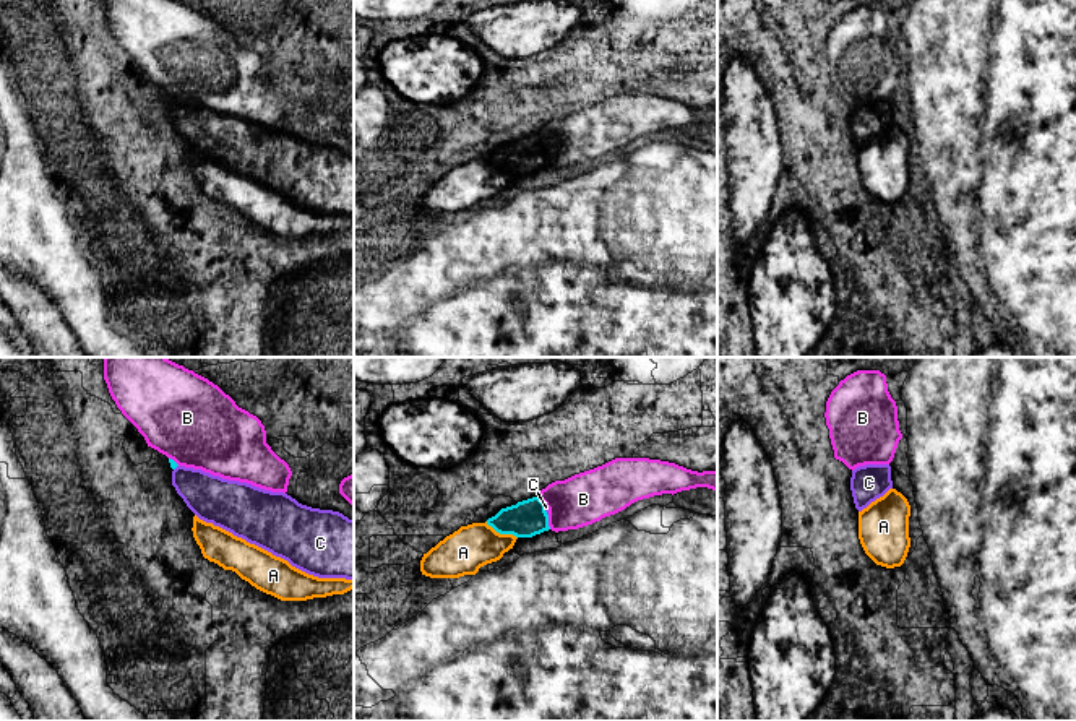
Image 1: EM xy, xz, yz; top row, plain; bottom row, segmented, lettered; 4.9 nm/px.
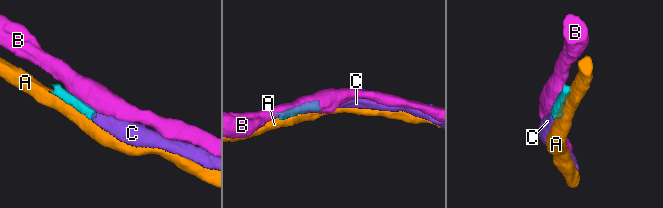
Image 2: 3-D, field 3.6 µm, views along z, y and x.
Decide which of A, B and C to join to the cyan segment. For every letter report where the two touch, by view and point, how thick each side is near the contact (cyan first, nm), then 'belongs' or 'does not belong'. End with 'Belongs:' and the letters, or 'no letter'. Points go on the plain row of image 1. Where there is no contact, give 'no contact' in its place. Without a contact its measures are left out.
A: xz (502, 169) | 180/220 nm | does not belong
B: xz (547, 158) | 180/260 nm | does not belong
C: xz (546, 148) | 180/20 nm | belongs
Belongs: C

